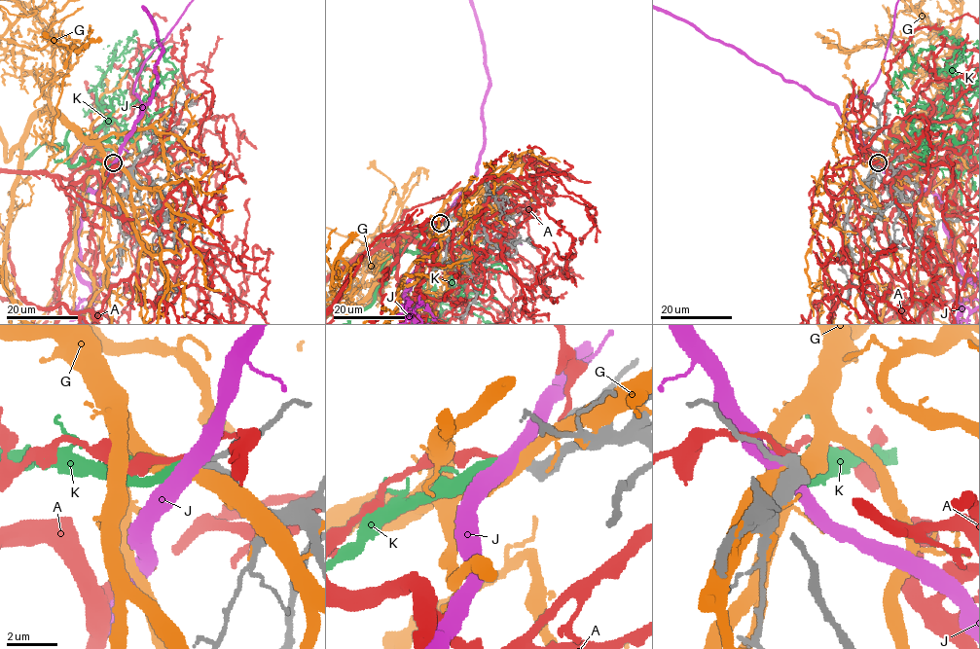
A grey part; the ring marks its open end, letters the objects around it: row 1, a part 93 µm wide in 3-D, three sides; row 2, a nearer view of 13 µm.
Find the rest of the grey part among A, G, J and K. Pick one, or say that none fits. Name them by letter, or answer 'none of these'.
K

